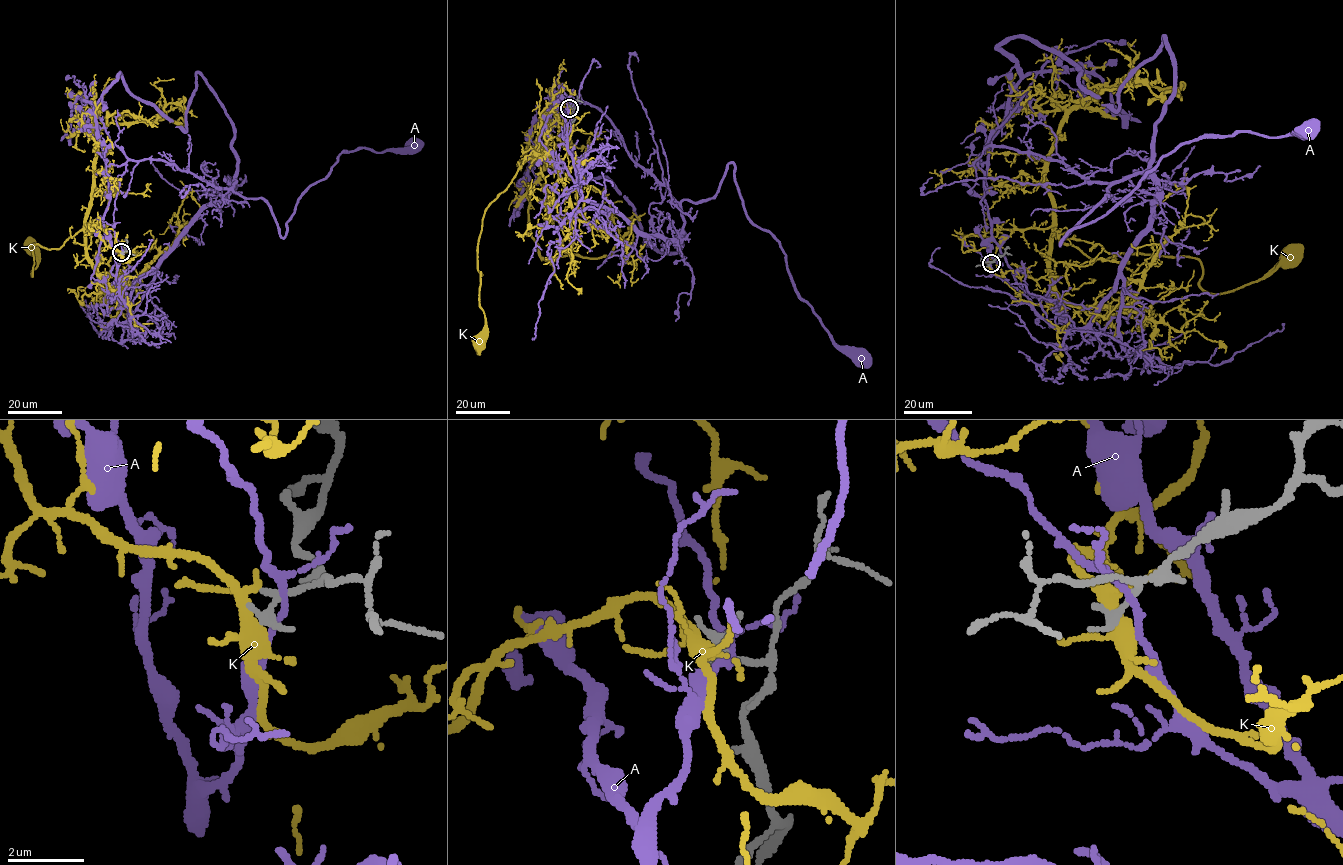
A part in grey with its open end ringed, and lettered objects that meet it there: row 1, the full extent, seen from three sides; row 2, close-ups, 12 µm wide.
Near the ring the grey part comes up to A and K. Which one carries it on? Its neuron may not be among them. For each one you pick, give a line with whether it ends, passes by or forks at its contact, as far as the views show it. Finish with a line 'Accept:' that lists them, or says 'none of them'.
Accept: none of them

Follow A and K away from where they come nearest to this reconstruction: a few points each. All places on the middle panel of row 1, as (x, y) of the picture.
A: (571, 107), (580, 193), (640, 232), (678, 239), (681, 202), (711, 198), (733, 164), (794, 291), (863, 362)
K: (570, 108), (556, 106), (548, 115), (533, 155), (483, 216), (477, 270), (484, 339), (479, 342)

